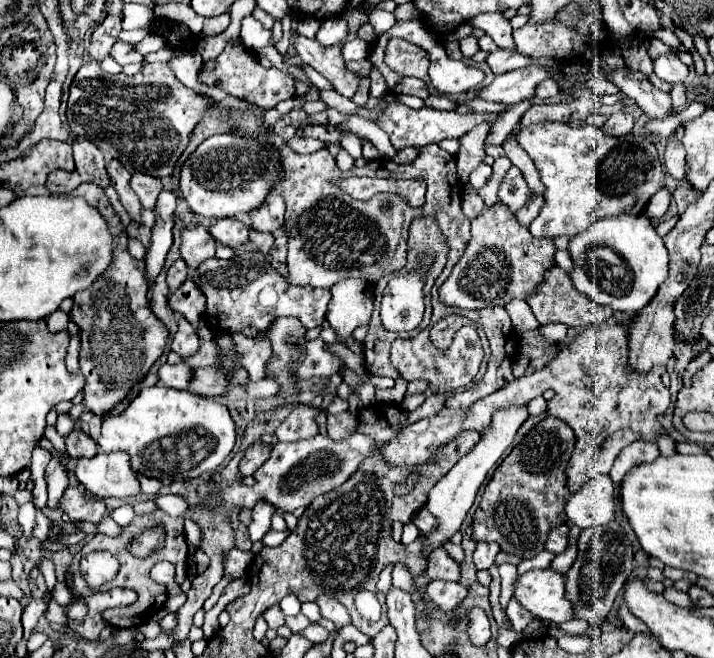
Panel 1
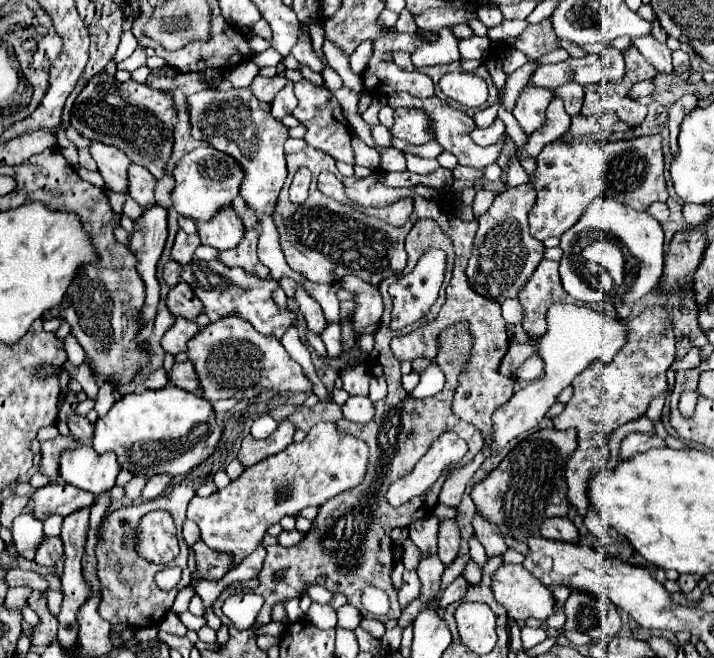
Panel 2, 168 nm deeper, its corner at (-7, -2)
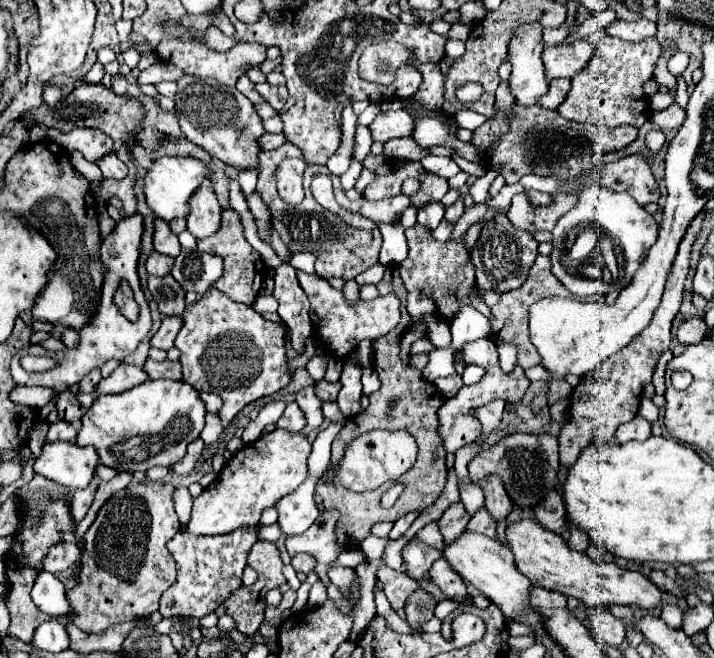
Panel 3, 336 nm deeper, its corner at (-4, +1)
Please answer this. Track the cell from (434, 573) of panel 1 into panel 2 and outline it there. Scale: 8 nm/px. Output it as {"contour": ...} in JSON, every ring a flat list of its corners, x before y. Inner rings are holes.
{"contour":[[442,520,438,532,438,558,450,566,460,548,460,528,456,520]]}

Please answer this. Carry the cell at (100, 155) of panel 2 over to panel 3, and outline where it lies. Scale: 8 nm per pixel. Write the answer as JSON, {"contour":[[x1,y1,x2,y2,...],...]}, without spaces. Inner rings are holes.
{"contour":[[79,127,79,129,73,129,69,133,49,129,47,137,51,141,55,141,57,145,65,147,67,151,71,151,71,149,81,151,83,157,91,163,95,163,97,159,103,159,105,155,113,153,113,139,109,135,105,135,103,131,99,131,99,129]]}

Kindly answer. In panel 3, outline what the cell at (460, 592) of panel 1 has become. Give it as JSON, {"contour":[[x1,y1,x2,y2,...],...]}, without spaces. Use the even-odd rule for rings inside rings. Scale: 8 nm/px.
{"contour":[[437,559,431,569,431,581,443,591,443,595,447,599,461,599,467,595,467,585,461,579,461,575,457,575,457,571,453,571,449,567,449,563,445,563,445,559]]}

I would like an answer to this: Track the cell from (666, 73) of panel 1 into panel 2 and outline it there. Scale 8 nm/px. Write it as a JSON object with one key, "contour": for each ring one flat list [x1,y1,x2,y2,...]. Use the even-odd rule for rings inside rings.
{"contour":[[640,36,632,38,632,44,642,52,642,56,658,70,658,72,670,72,672,70,672,50,658,42,654,36]]}

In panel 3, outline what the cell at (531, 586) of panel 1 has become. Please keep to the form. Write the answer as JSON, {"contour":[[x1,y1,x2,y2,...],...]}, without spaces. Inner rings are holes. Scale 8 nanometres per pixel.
{"contour":[[465,531,455,543,445,547,443,557,463,579,471,581,493,605,497,605,509,621,517,619,523,611,533,609,531,605,533,581,525,579,525,575,517,571,517,565,513,563,513,553,507,547,503,547,499,541,493,541,479,533]]}

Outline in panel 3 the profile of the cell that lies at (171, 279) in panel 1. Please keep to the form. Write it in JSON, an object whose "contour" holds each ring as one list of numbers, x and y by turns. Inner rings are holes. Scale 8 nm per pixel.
{"contour":[[151,253,147,259,147,271,153,277,165,277,169,275,169,267,173,267,173,259,161,253]]}

